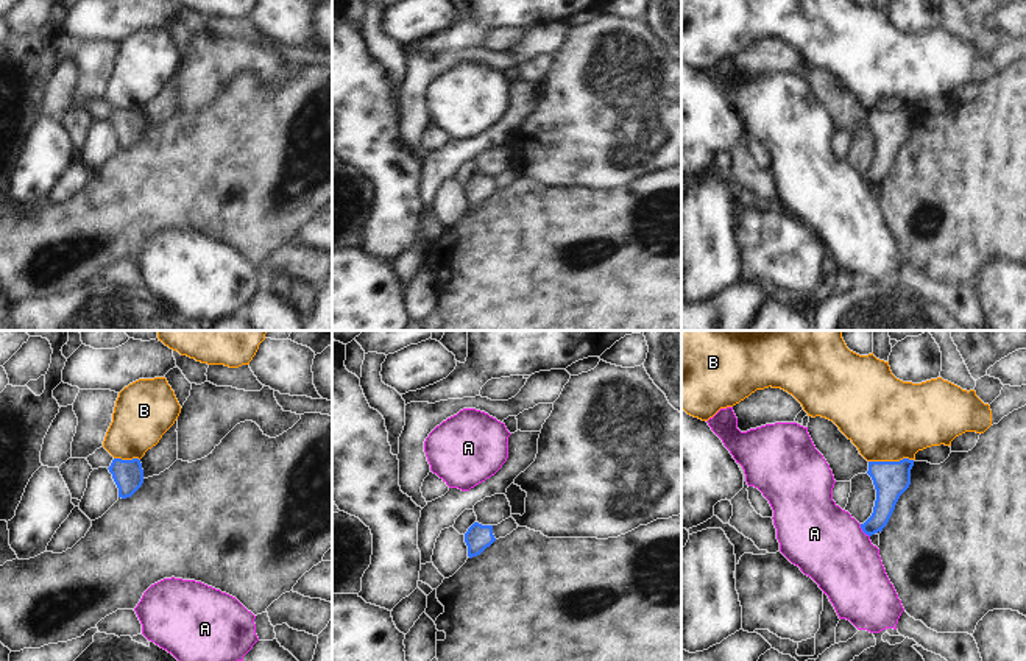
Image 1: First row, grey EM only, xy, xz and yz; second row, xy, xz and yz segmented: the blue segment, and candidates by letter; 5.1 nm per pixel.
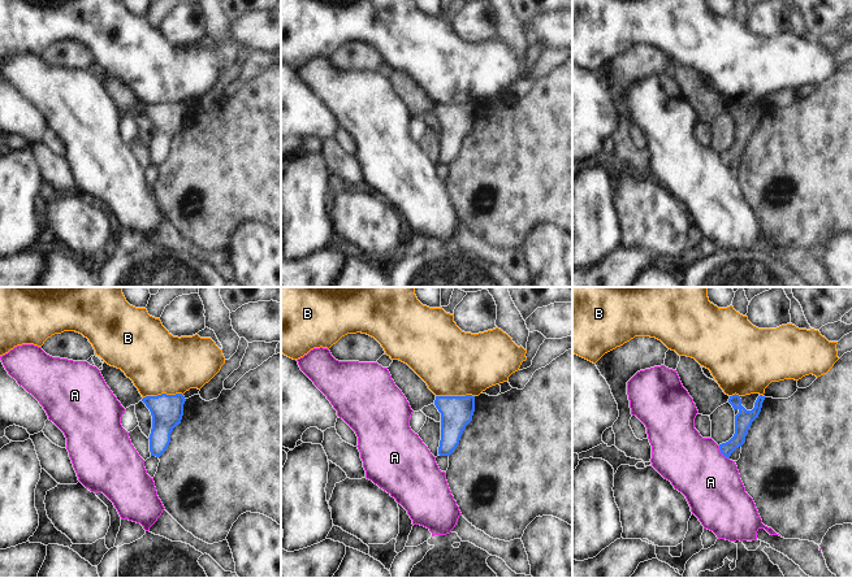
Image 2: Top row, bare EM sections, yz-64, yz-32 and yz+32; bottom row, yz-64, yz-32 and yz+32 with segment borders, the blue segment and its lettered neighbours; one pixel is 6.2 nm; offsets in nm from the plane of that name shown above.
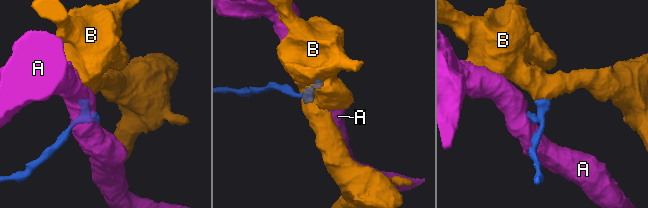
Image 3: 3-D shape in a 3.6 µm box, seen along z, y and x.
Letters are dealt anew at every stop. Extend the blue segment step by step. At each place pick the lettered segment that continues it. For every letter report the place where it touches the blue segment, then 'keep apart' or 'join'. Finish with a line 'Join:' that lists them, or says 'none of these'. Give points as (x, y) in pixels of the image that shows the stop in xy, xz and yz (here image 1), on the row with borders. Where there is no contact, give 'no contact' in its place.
A: contact yz (863, 530); keep apart
B: contact yz (891, 462); keep apart
Join: none of these

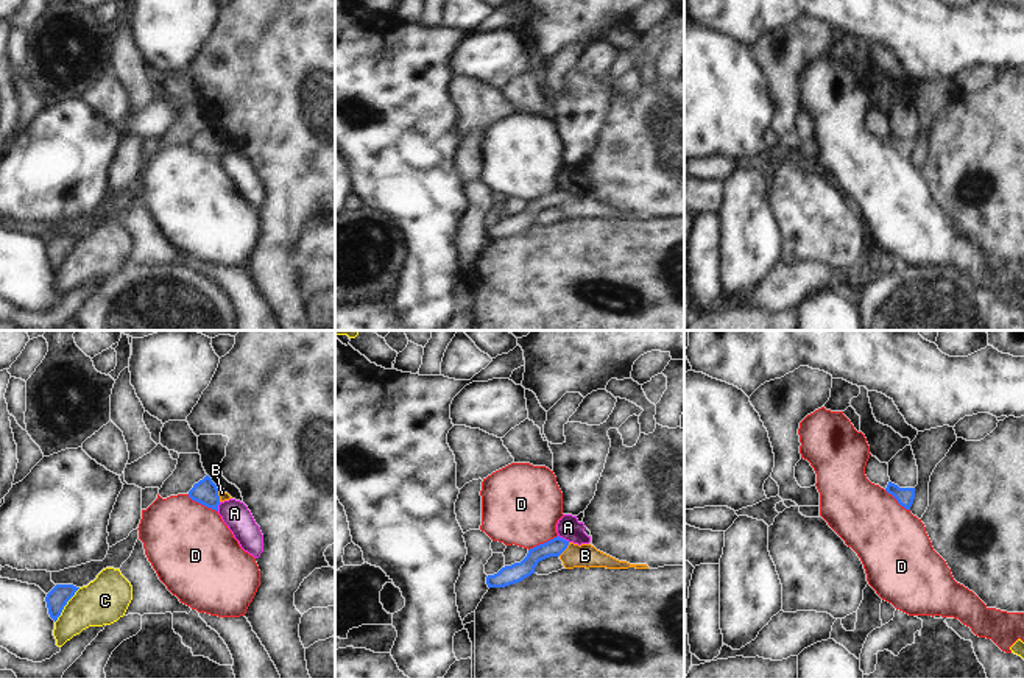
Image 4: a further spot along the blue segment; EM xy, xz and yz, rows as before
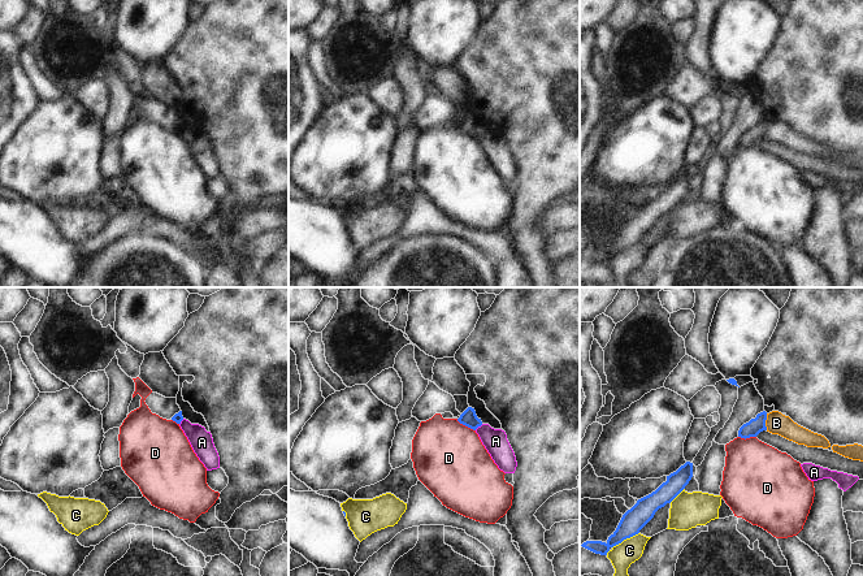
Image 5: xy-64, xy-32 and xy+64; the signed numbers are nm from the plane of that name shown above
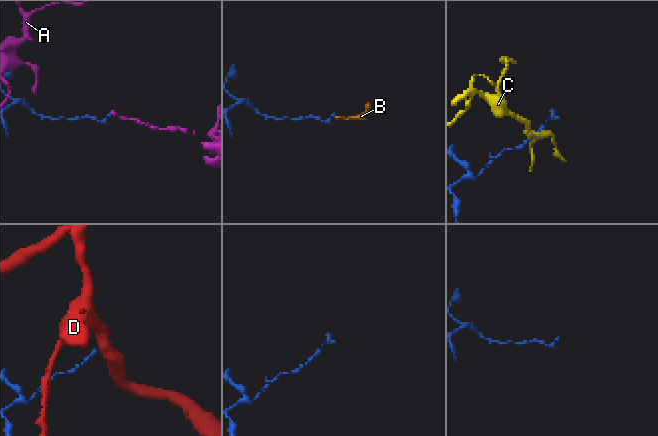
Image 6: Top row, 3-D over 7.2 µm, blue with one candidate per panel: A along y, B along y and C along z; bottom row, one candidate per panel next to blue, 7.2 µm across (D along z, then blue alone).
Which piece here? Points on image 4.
A: contact xz (564, 540); keep apart
B: contact xz (564, 549); join
C: contact xy (66, 603); keep apart
D: contact xy (203, 504); keep apart
Join: B

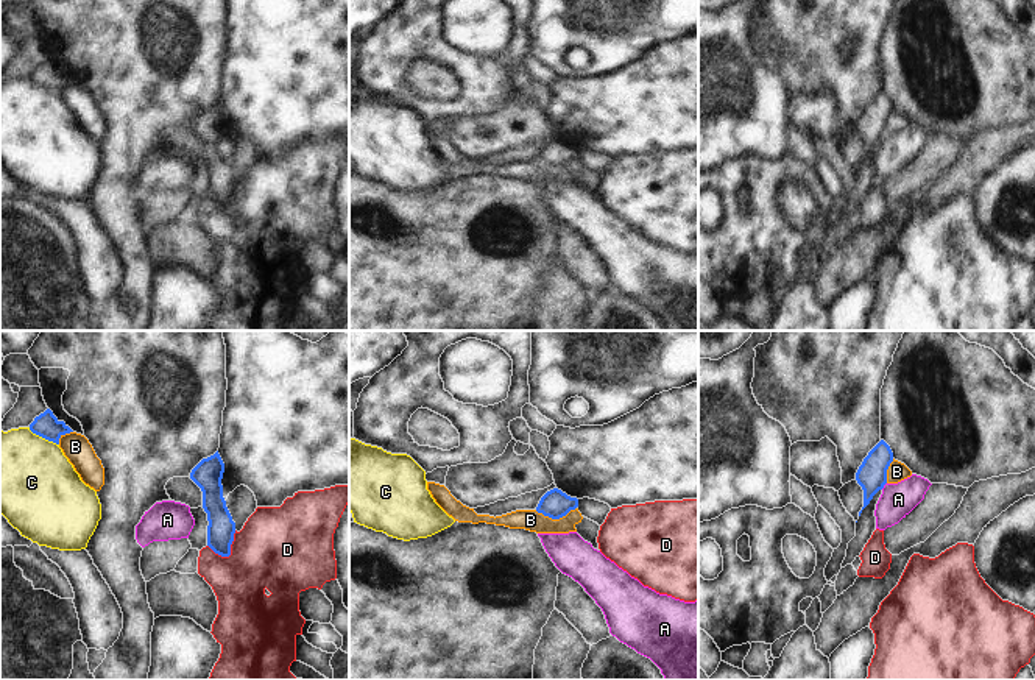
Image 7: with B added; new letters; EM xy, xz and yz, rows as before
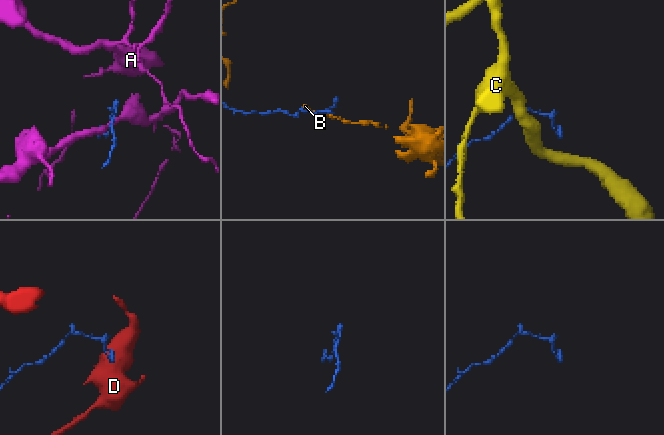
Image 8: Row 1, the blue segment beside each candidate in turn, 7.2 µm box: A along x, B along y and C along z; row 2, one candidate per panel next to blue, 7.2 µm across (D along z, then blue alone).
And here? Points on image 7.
A: contact yz (884, 484); keep apart
B: contact xz (555, 518); keep apart
C: contact xy (44, 437); keep apart
D: contact xy (229, 554); keep apart
Join: none of these

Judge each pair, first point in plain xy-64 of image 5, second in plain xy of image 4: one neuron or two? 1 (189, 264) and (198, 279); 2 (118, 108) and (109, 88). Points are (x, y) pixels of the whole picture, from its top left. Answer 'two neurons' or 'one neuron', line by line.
1: one neuron
2: two neurons

